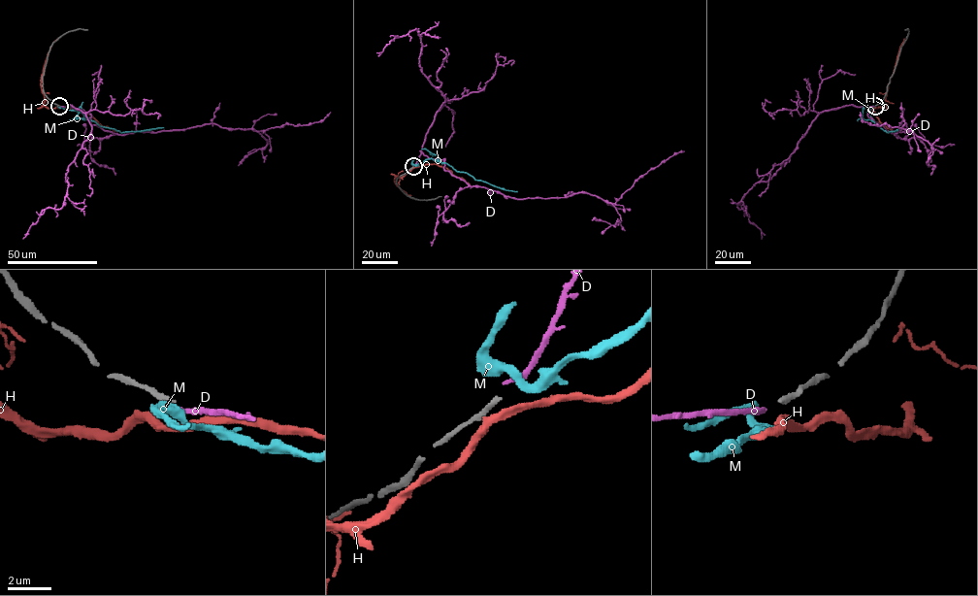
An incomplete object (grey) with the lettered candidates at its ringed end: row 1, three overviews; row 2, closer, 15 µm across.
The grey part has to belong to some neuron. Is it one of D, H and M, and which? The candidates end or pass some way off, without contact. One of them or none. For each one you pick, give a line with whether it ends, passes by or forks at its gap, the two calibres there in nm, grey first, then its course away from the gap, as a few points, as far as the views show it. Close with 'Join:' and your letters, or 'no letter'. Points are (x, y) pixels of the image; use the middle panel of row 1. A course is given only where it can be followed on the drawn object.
Join: no letter

